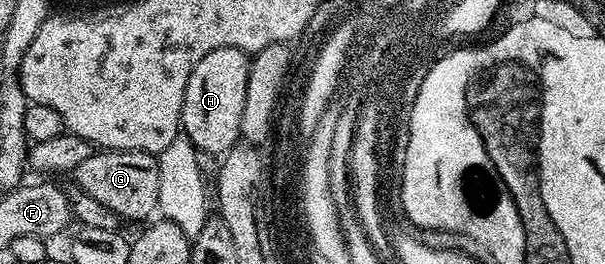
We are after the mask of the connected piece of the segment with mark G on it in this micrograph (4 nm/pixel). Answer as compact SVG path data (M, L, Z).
M103 150L92 152L80 168L76 168L72 175L73 181L88 196L100 200L104 208L112 208L119 219L146 218L150 213L158 210L157 196L160 194L160 172L158 159L148 152L128 152L127 150Z

